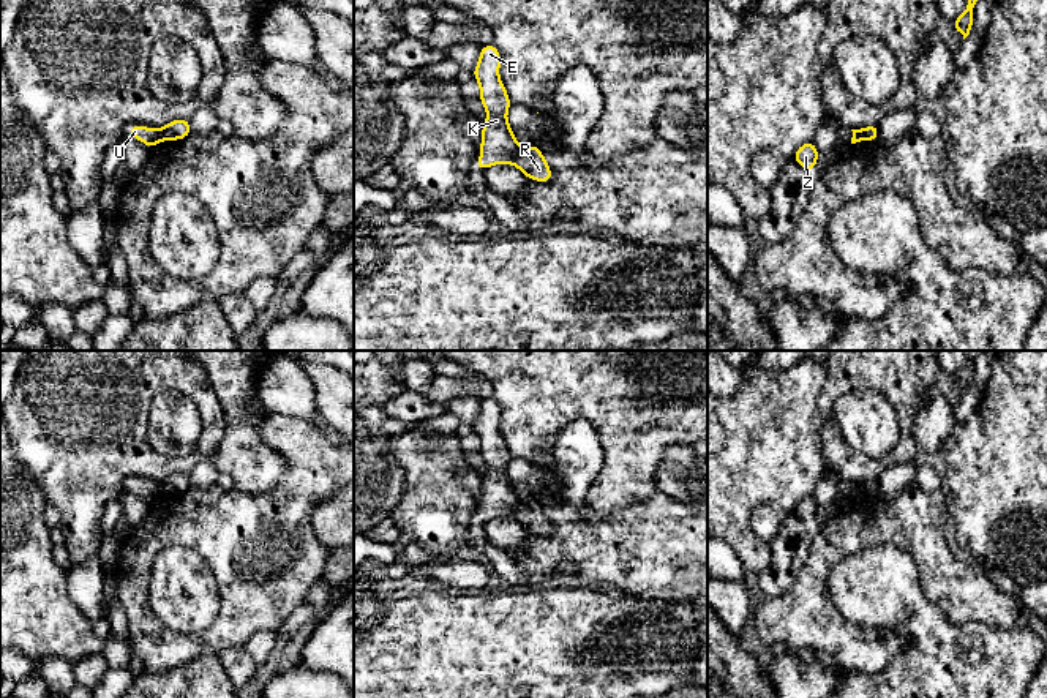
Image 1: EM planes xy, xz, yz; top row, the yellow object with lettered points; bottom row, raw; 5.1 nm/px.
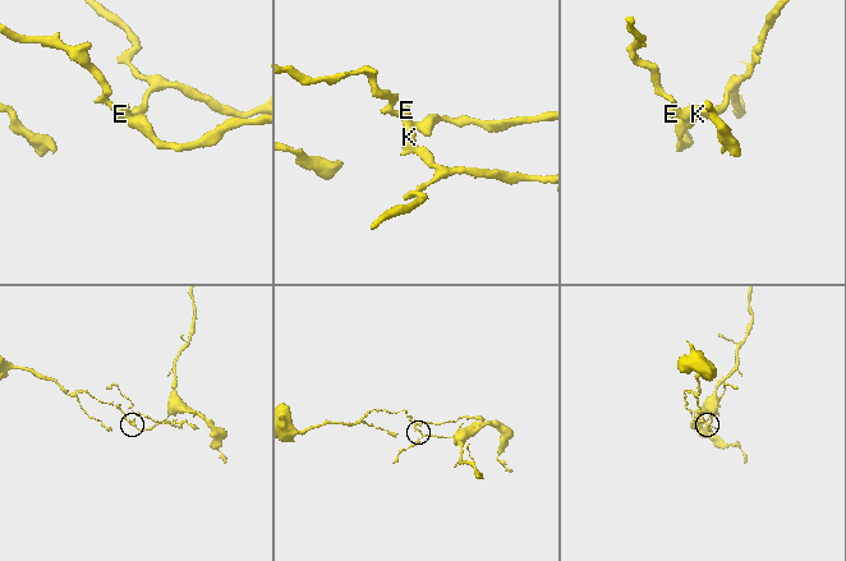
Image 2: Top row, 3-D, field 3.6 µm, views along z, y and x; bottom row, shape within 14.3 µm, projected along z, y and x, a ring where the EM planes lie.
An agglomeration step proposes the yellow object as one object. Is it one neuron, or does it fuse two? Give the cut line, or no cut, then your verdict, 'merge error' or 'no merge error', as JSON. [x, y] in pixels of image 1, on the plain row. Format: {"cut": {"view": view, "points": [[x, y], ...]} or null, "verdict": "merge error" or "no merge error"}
{"cut": {"view": "xz", "points": [[521, 501], [509, 515]]}, "verdict": "merge error"}

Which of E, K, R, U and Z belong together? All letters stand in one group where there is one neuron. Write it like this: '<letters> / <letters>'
E K U Z / R

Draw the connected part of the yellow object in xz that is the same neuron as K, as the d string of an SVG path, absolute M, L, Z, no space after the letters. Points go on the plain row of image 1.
M494 398L480 401L480 412L472 428L480 437L480 455L488 469L486 475L482 477L480 505L483 508L475 515L475 521L482 524L499 516L510 516L521 502L507 475L507 463L512 455L499 433L499 420L497 401Z

